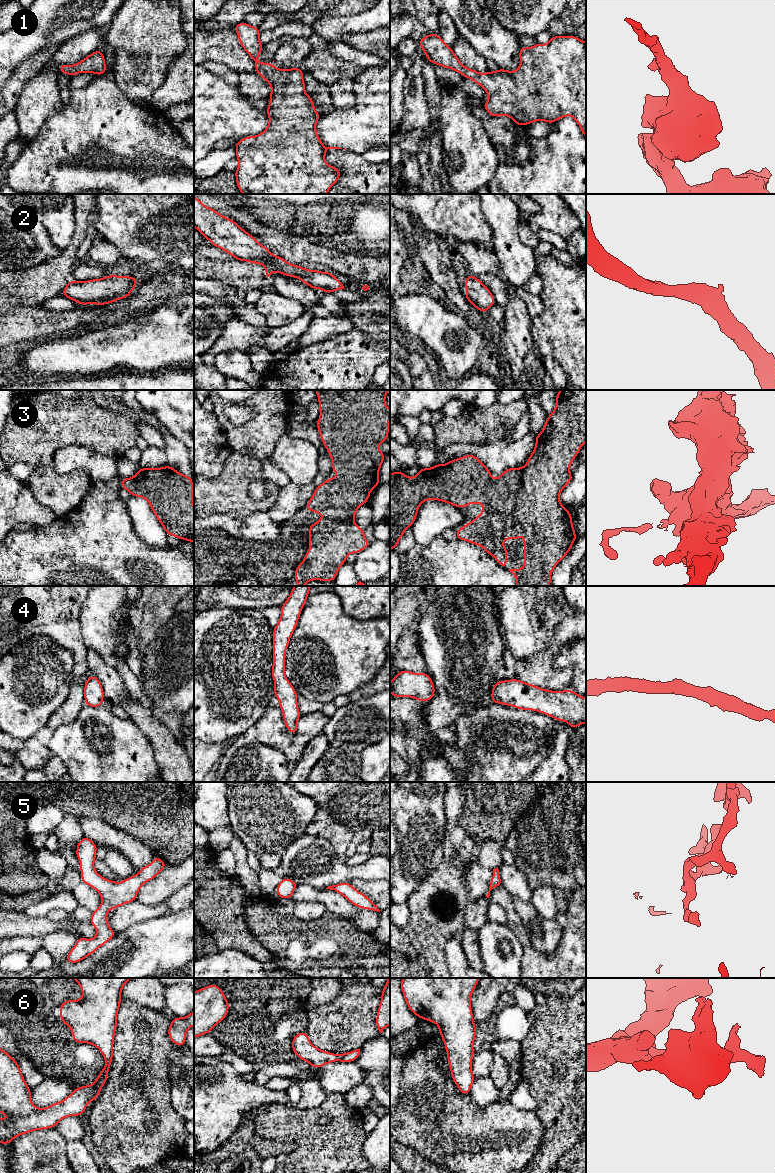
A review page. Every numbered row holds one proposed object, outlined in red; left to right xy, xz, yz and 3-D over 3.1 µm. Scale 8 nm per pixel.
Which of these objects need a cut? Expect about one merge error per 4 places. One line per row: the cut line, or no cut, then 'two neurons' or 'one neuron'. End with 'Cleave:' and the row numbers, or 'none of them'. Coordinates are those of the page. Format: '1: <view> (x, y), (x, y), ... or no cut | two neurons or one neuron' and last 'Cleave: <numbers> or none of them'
1: no cut | one neuron
2: no cut | one neuron
3: no cut | one neuron
4: no cut | one neuron
5: no cut | one neuron
6: no cut | one neuron
Cleave: none of them

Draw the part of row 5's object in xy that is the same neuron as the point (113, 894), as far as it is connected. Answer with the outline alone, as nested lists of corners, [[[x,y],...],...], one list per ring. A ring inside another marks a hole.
[[[84,836],[76,848],[76,856],[80,862],[81,882],[95,889],[102,900],[101,905],[92,912],[89,920],[97,934],[92,939],[79,937],[66,957],[68,963],[82,961],[110,941],[116,933],[107,922],[109,910],[135,901],[142,885],[154,879],[167,865],[166,862],[155,856],[151,864],[139,869],[138,874],[132,875],[122,882],[111,881],[99,875],[94,868],[97,847],[92,840]]]

